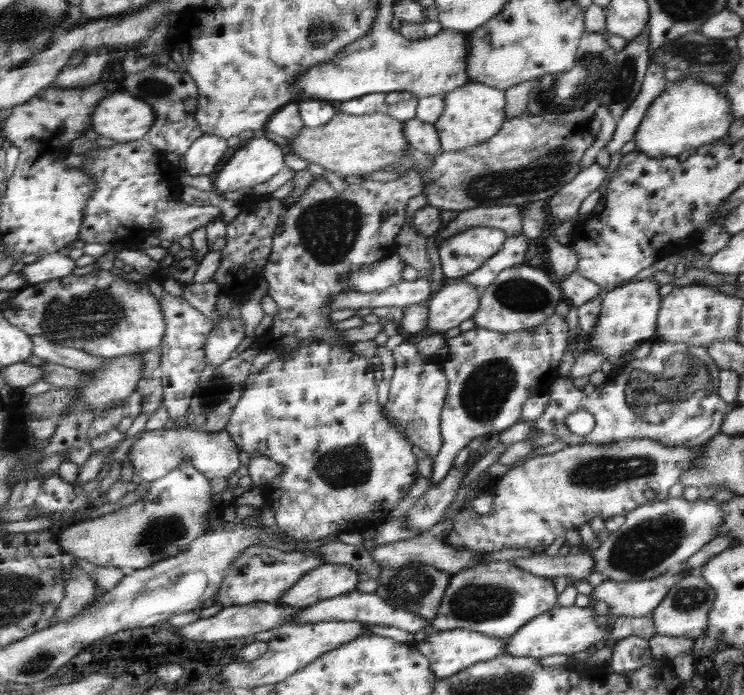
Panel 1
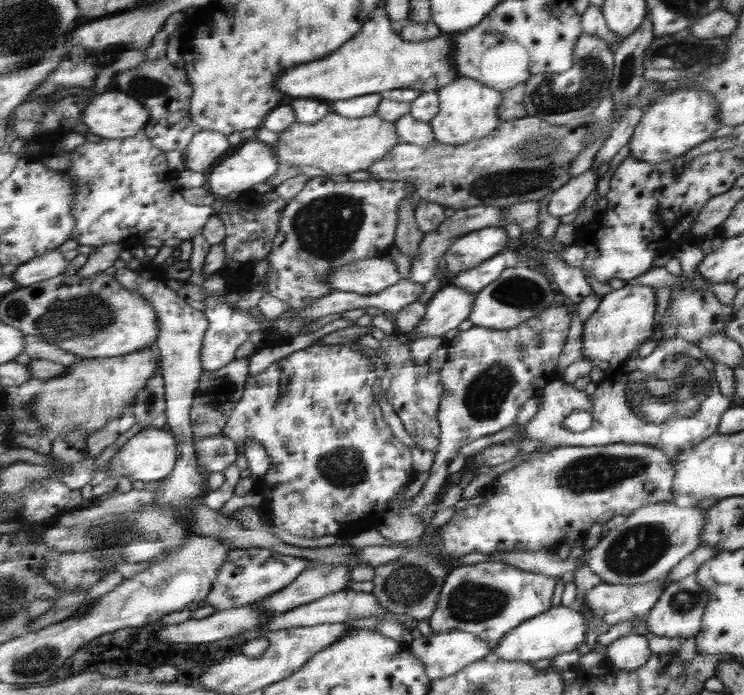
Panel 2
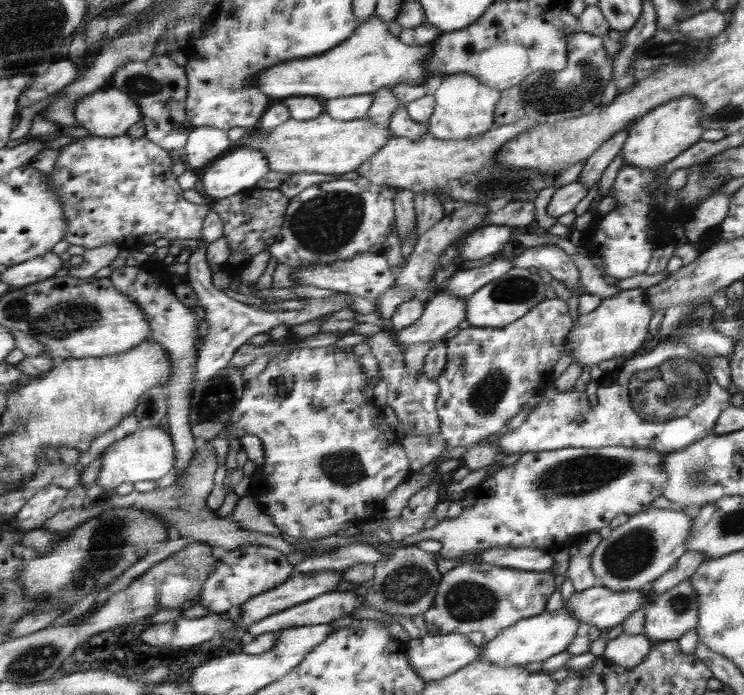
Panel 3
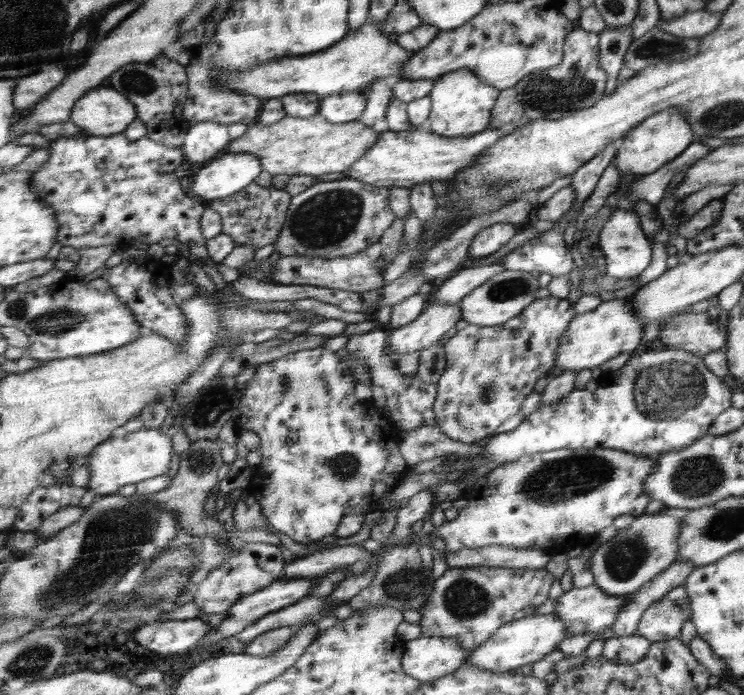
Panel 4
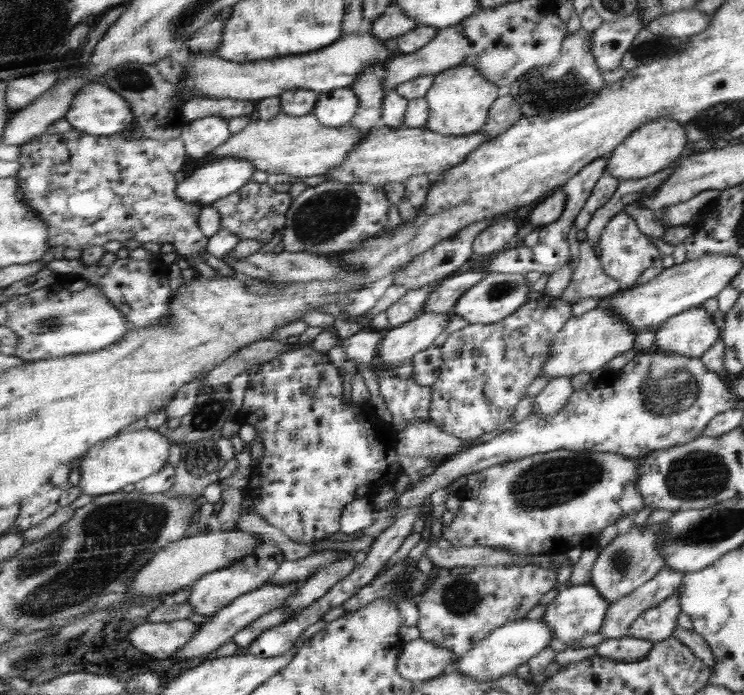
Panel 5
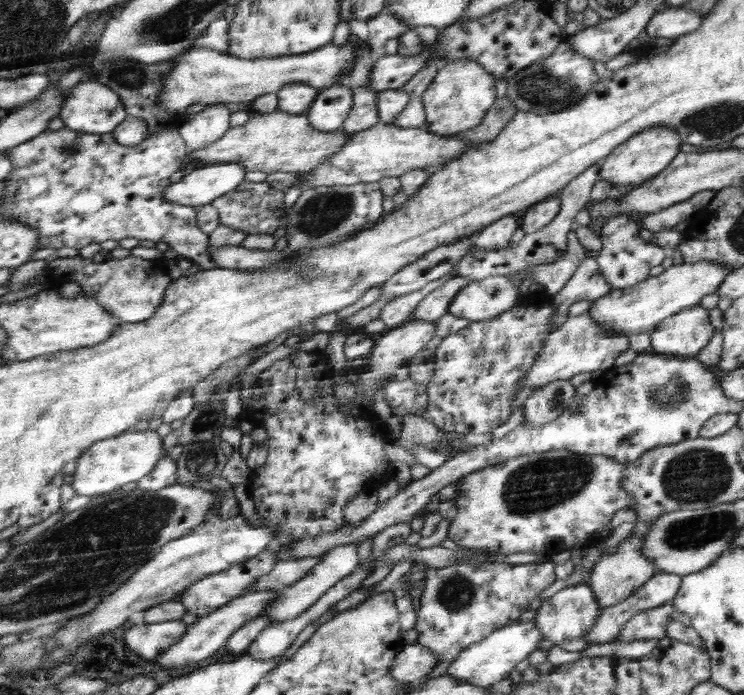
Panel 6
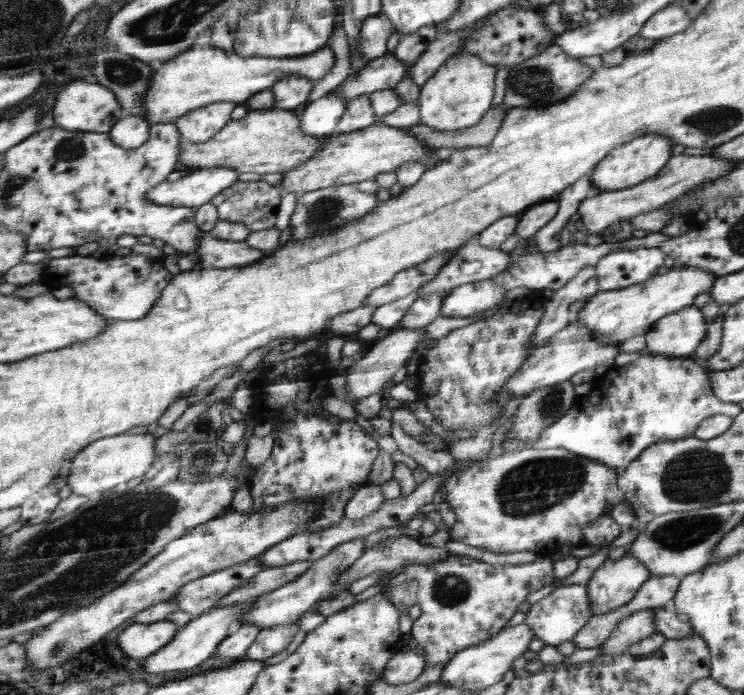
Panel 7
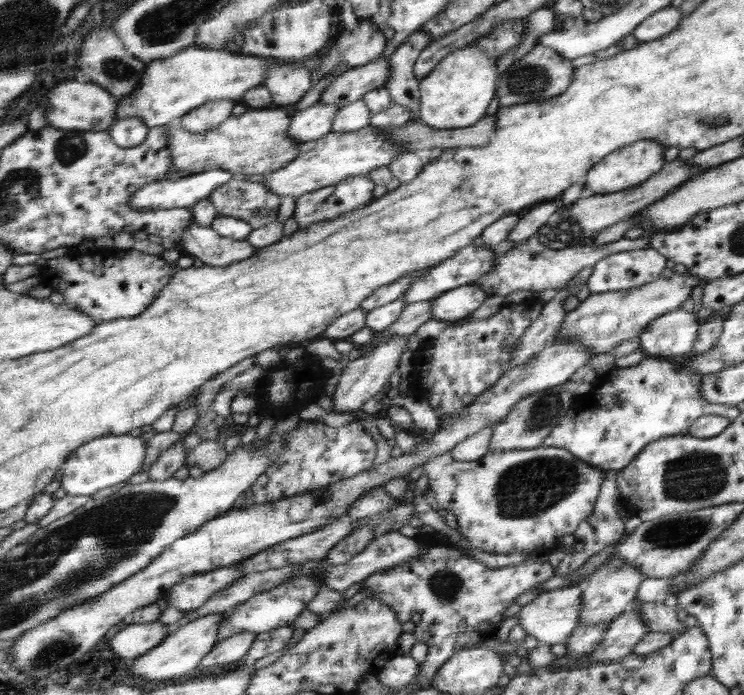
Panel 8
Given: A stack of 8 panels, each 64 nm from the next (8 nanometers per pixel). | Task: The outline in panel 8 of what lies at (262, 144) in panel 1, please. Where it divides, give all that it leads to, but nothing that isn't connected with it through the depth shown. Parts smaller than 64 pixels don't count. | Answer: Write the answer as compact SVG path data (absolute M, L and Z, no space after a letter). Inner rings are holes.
M208 170L188 177L165 179L144 186L132 198L132 207L140 211L193 208L202 200L208 200L221 186L234 181L230 170Z

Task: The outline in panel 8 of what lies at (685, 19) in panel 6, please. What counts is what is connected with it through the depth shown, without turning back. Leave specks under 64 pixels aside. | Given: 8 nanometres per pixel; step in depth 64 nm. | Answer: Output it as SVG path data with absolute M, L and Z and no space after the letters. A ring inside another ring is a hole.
M668 5L666 8L659 10L658 13L648 17L635 30L632 36L641 43L657 39L661 40L662 36L667 36L670 32L677 30L684 17L684 14L680 13L678 7Z

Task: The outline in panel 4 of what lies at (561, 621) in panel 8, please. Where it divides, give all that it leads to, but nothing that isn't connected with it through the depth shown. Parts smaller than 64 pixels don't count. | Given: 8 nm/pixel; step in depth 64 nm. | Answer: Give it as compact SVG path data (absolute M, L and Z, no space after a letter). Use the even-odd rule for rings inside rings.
M594 584L562 593L552 613L566 623L567 636L573 638L587 630L598 633L610 629L626 605L626 595L609 595Z

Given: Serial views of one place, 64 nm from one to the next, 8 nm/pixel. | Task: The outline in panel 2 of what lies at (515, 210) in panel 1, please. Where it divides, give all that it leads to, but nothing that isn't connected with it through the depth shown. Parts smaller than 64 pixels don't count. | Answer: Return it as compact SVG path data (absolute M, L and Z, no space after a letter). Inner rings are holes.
M490 205L470 206L468 208L455 210L454 215L445 218L436 230L424 233L424 238L422 238L422 242L420 242L420 246L418 246L418 256L412 256L410 276L407 279L422 283L422 285L426 284L426 282L432 278L432 275L436 274L438 263L443 262L444 251L450 247L452 242L470 231L475 231L488 226L496 226L498 228L503 227L510 240L520 238L523 233L520 225L514 221L506 221L506 219L502 217L502 212L504 212L504 208Z

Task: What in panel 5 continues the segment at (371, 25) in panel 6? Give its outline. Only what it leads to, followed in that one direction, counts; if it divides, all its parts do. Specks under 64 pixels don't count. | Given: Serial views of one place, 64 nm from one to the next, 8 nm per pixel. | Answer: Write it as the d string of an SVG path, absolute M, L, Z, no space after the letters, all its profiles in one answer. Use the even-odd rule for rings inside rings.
M390 5L378 20L372 22L371 34L386 42L411 32L417 26L416 20L406 15L402 7Z

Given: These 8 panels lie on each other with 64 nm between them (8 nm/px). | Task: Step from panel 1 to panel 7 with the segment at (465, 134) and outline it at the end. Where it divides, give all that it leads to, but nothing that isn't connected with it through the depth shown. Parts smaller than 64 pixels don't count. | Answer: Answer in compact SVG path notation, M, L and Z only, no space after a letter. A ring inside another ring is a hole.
M454 54L419 89L420 122L440 131L462 130L478 125L492 106L497 70L476 54Z

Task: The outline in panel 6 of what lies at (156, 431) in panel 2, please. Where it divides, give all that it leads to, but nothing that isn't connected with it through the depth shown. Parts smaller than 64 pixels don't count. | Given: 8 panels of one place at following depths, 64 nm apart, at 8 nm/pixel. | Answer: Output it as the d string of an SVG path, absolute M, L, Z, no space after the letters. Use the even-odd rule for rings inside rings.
M128 430L115 438L96 442L88 453L78 460L78 467L72 483L78 495L99 496L121 490L122 486L136 482L152 474L162 458L169 456L166 438L156 430L145 431Z

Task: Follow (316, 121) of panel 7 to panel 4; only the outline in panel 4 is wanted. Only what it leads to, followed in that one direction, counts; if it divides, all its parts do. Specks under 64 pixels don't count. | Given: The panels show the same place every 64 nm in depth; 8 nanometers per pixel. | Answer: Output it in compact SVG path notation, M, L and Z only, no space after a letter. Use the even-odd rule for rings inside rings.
M356 92L328 94L319 100L318 113L334 123L356 121L366 108L366 95Z

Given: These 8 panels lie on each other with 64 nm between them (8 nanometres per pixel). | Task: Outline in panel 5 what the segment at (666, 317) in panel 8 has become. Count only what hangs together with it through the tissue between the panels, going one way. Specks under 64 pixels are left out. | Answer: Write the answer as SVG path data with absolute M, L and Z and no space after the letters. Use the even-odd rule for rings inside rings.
M702 306L685 310L666 320L655 330L655 350L669 351L702 359L723 336L711 315Z

